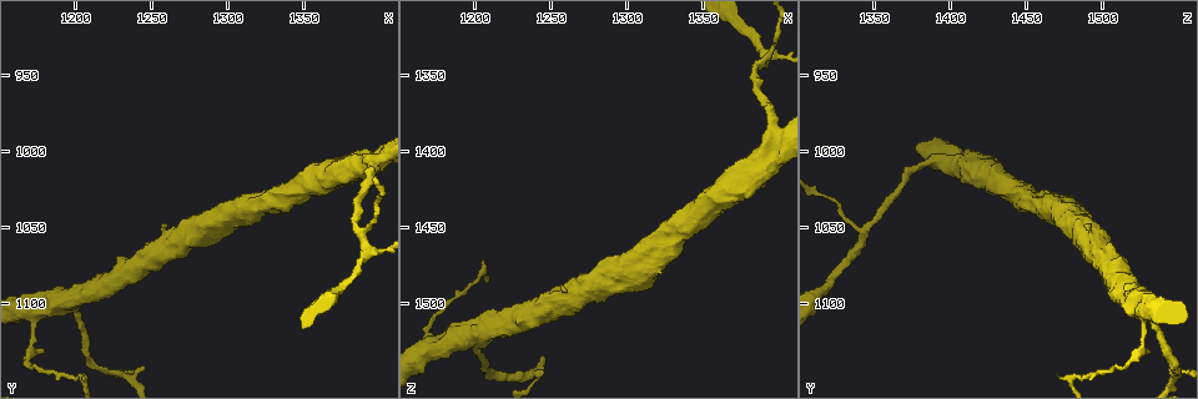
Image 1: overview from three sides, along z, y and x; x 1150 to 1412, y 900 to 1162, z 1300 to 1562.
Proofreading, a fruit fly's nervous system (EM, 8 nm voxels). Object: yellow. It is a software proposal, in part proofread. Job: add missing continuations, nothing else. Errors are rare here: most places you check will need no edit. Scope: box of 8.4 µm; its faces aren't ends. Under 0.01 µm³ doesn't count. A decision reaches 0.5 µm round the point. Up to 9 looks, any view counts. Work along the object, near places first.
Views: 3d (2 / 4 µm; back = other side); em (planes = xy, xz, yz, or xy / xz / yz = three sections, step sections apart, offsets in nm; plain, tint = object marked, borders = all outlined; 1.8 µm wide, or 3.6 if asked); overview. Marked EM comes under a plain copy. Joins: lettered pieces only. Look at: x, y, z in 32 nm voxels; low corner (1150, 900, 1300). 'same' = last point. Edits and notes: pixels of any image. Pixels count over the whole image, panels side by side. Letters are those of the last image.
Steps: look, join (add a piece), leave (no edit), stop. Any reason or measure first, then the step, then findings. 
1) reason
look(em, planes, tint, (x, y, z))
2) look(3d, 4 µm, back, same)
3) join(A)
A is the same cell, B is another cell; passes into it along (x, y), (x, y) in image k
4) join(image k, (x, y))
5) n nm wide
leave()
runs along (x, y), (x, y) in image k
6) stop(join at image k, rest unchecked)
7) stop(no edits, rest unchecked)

abrupt turn
look(em, xy, step 8, borders, (1204, 1148, 1480))

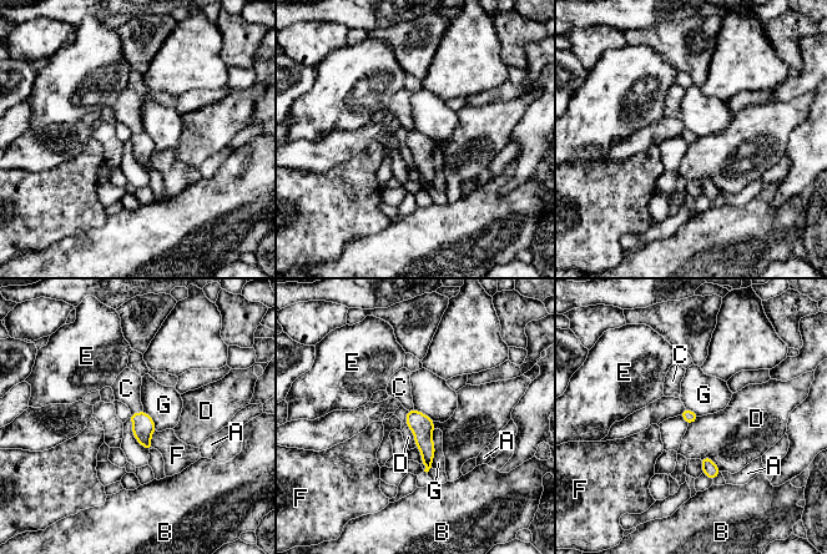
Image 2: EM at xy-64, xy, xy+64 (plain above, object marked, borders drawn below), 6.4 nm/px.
80 nm wide
leave()
A, B, C, D, E, F and G are other cells; no lettered piece goes on from it

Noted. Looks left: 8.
a fork
look(em, planes, borders, (1230, 1148, 1548))

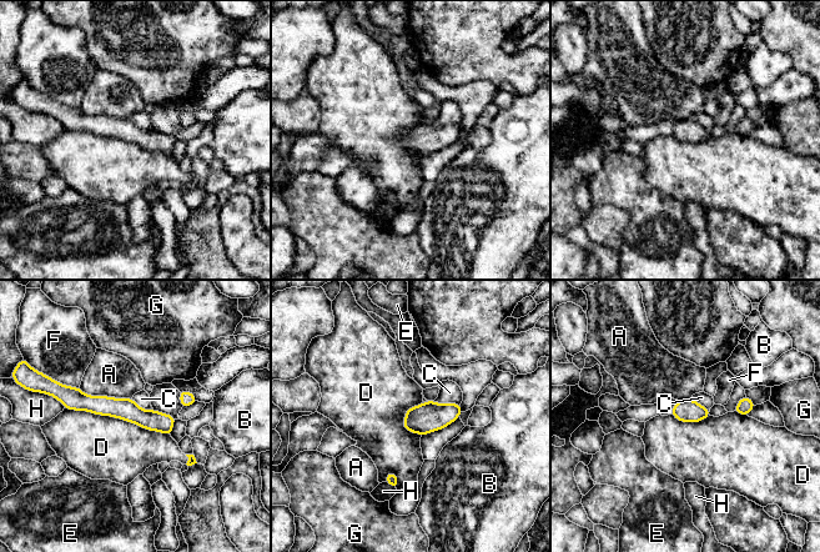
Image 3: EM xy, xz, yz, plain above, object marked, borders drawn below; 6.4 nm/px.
leave()
A, B, C, D, E, F, G and H are other cells; runs along (61, 394), (170, 425) in image 3; no lettered piece goes on from it

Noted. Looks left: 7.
small branch off a trunk
look(em, planes, borders, (1170, 1108, 1528))

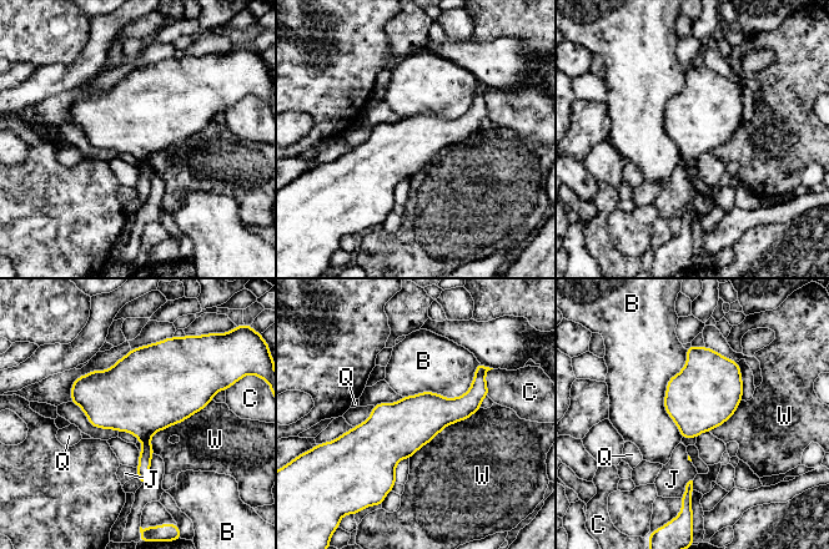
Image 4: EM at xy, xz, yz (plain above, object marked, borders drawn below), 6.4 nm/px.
leave()
B, C, J, Q and W are other cells; border along (212, 398), (157, 431), (152, 453) in image 4; no lettered piece goes on from it

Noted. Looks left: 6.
four arms meet
look(em, xy, step 16, borders, (1386, 1052, 1344))

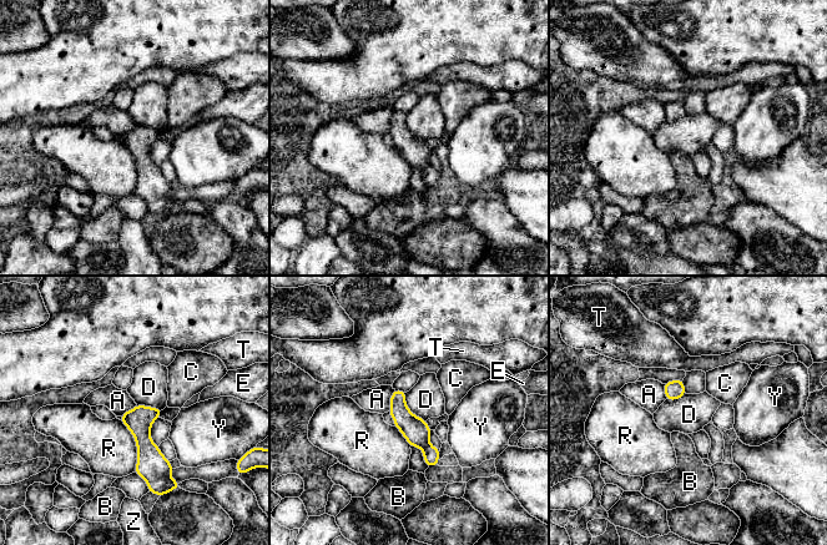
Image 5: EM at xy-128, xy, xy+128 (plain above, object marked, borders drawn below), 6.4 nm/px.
leave()
A, B, C, D, E, R, T, Y and Z are other cells; runs along (396, 393), (398, 410), (433, 463) in image 5; no lettered piece goes on from it

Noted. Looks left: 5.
stop(no edits, rest unchecked)

